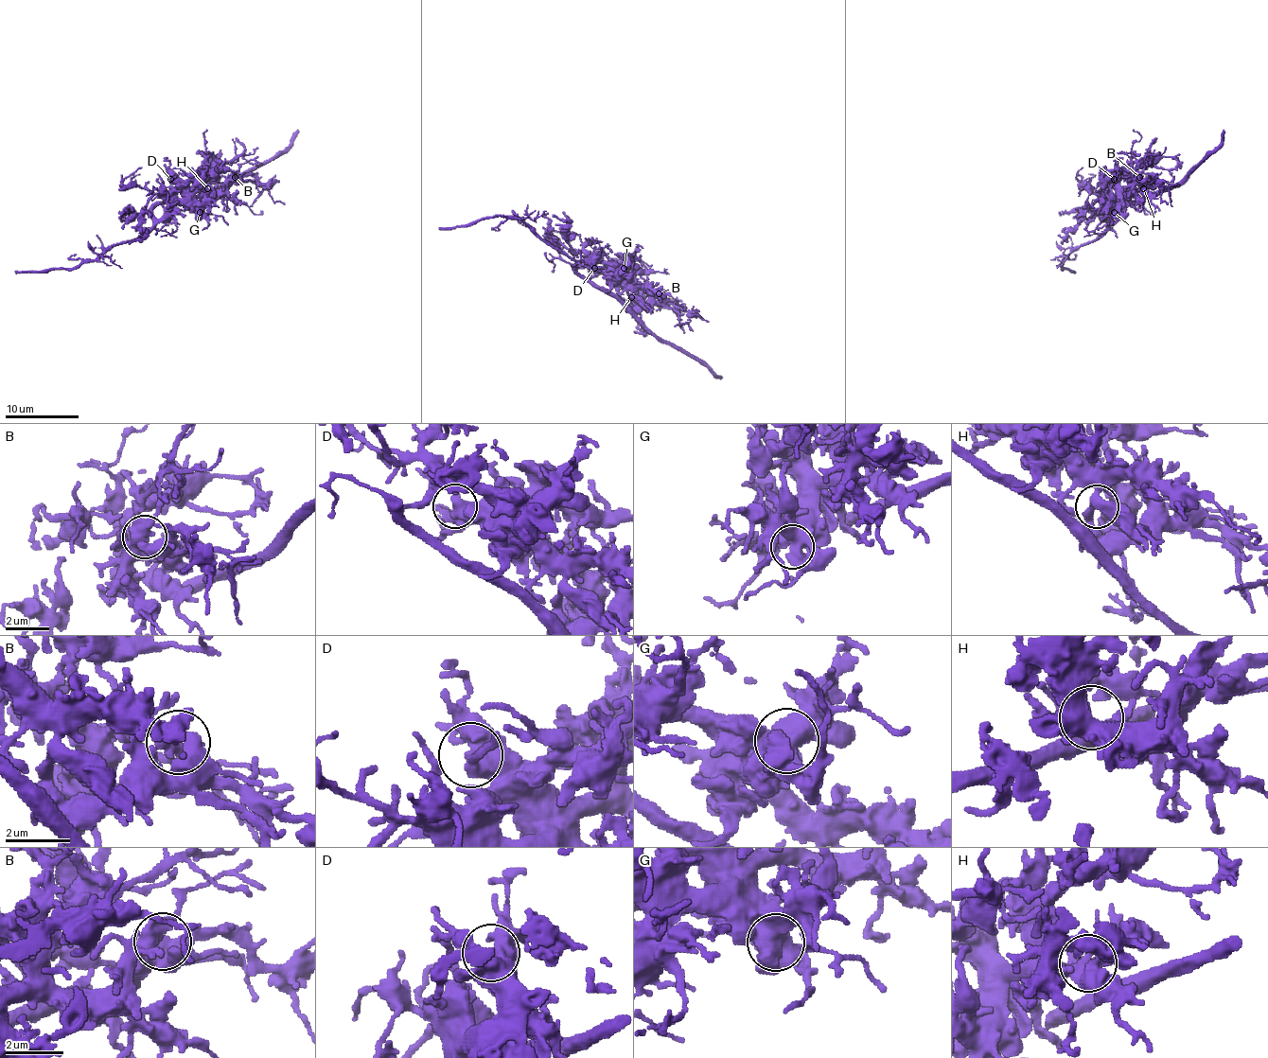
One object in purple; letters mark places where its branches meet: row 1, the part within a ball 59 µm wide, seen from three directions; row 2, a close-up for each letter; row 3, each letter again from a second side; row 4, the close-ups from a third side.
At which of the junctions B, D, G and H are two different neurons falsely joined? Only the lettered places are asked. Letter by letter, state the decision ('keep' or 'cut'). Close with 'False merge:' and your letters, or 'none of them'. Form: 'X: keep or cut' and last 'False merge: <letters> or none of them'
B: keep
D: keep
G: keep
H: keep
False merge: none of them

